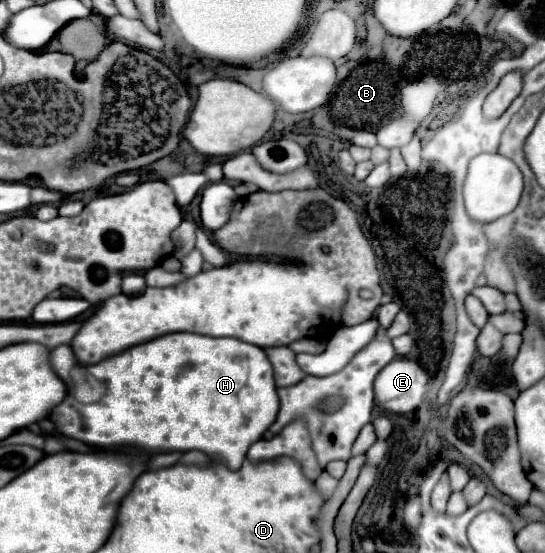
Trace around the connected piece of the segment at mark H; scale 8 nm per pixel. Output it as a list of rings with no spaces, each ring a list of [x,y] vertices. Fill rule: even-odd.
[[[188,332],[158,336],[156,340],[128,348],[96,366],[90,366],[92,376],[106,386],[104,396],[92,404],[80,404],[72,396],[72,368],[81,366],[70,363],[68,367],[73,356],[70,344],[50,351],[50,366],[66,383],[67,394],[58,406],[50,410],[48,420],[68,438],[104,450],[130,448],[150,454],[200,450],[222,460],[230,470],[238,470],[244,464],[246,452],[252,464],[286,456],[302,464],[304,476],[310,482],[314,482],[322,472],[302,420],[288,424],[270,440],[260,440],[276,420],[278,396],[272,366],[264,350],[254,344],[238,338],[214,338]]]

